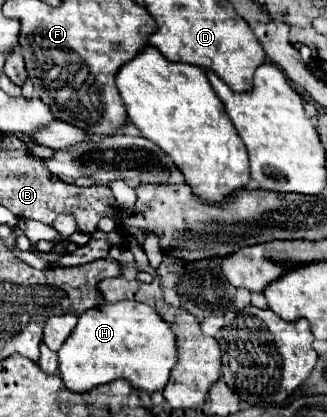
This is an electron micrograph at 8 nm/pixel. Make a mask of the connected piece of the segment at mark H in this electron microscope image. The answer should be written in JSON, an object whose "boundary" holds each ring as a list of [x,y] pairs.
{"boundary":[[[122,300],[90,308],[78,316],[76,330],[58,352],[60,376],[74,392],[88,392],[116,378],[126,378],[136,390],[148,394],[164,390],[172,368],[178,362],[178,346],[172,326],[150,306]]]}

